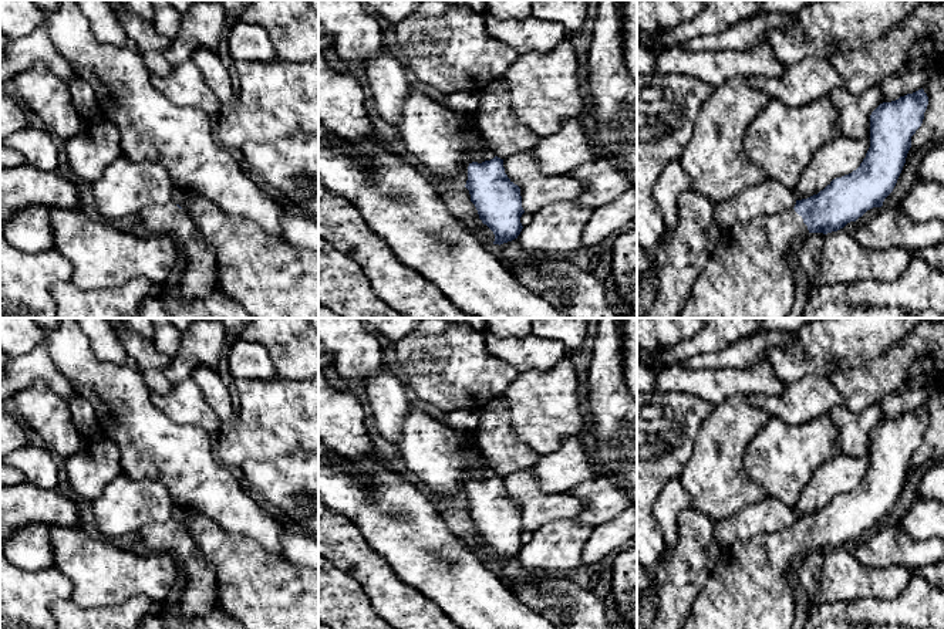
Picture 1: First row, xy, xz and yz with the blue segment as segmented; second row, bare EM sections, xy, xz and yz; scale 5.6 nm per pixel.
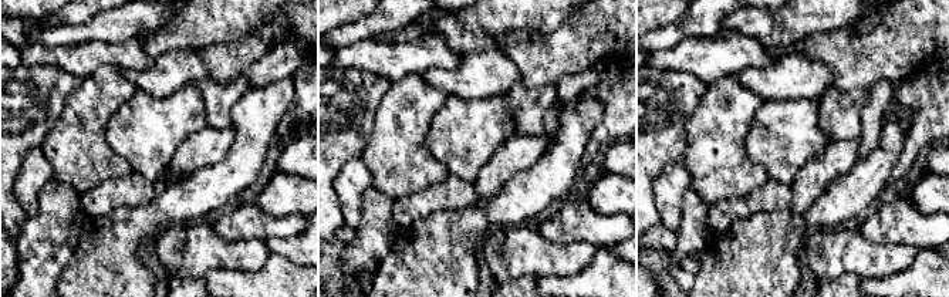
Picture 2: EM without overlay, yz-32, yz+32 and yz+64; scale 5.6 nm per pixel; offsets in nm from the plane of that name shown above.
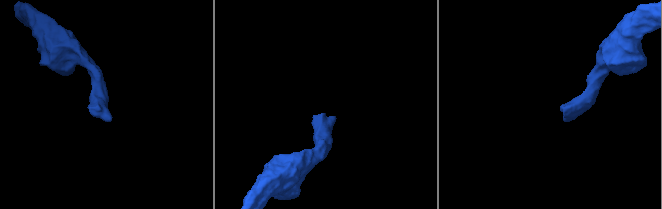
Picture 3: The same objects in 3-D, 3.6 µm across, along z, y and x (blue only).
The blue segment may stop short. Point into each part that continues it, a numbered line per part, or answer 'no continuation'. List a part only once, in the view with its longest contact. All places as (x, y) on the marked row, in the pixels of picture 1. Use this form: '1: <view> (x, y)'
1: yz (748, 276)

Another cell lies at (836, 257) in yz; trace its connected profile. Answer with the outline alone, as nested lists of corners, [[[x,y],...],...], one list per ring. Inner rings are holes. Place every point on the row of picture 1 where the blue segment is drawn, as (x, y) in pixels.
[[[843,229],[827,234],[809,233],[795,251],[813,287],[857,280],[893,281],[913,260],[906,248],[867,248]]]

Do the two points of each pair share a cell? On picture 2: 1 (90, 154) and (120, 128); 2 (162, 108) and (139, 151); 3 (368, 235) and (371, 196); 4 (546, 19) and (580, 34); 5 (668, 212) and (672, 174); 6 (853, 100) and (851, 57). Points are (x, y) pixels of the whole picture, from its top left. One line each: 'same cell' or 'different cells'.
1: different cells
2: same cell
3: same cell
4: different cells
5: same cell
6: different cells

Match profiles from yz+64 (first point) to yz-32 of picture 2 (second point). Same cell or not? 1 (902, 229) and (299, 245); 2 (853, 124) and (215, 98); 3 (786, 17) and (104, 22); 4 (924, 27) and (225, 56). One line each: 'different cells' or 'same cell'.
1: different cells
2: same cell
3: different cells
4: same cell

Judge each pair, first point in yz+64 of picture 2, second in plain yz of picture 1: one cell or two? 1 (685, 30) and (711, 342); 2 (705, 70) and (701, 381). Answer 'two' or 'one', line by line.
1: one
2: one

